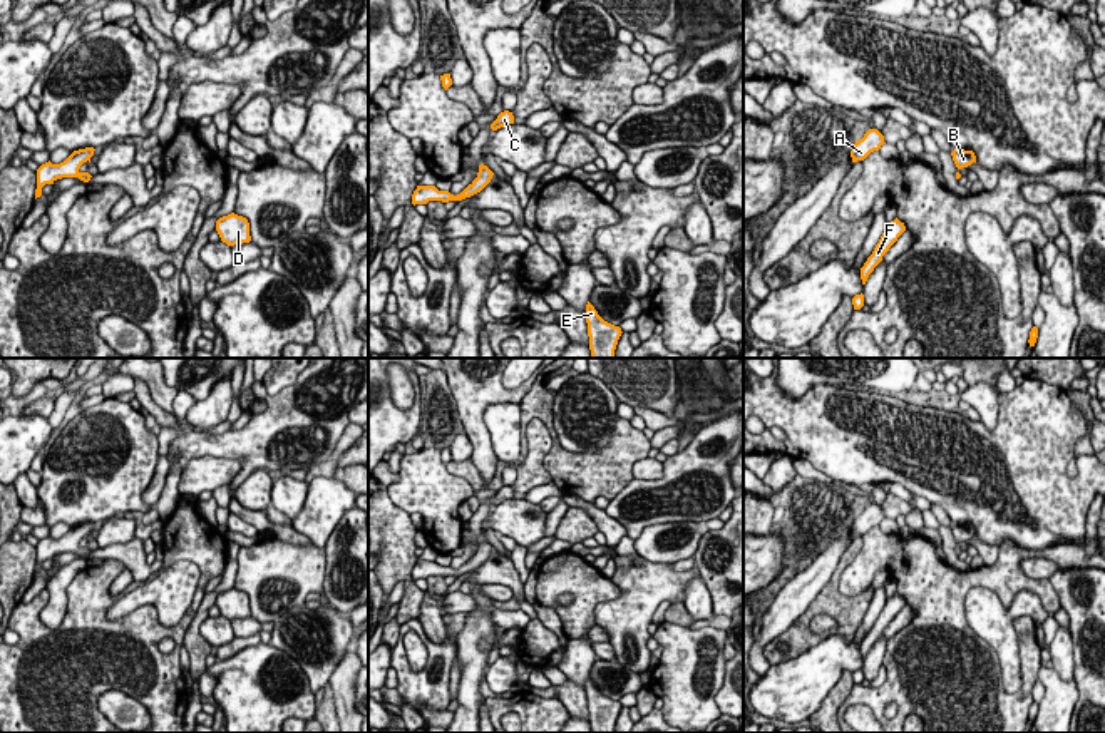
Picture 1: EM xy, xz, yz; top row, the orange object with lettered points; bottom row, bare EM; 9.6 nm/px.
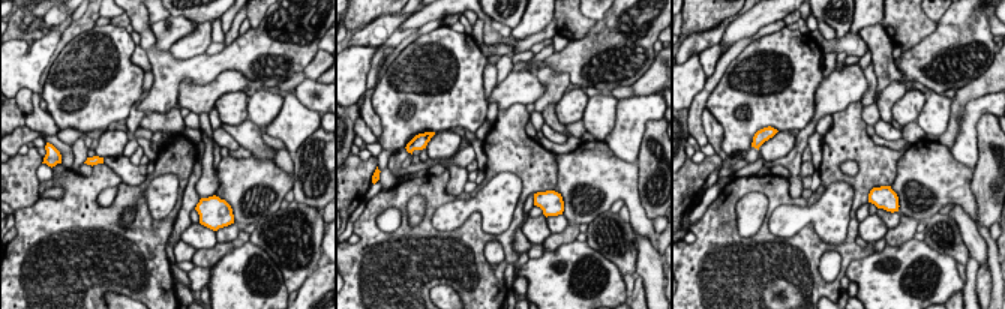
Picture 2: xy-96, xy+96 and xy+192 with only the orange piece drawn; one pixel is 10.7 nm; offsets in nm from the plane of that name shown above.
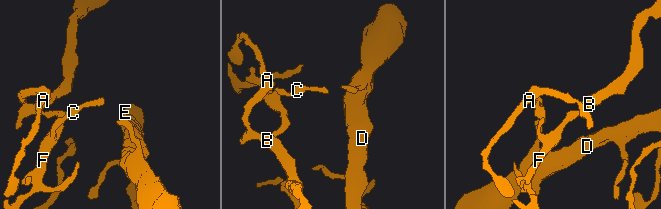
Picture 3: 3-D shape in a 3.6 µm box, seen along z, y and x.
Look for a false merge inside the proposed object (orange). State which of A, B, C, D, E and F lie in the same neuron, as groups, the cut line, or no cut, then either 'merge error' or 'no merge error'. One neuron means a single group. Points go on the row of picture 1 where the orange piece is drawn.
A B C D E F; no cut; no merge error

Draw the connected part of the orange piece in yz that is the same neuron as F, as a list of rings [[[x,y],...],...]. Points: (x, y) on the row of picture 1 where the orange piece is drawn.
[[[897,218],[886,224],[886,229],[876,244],[872,254],[867,258],[864,266],[861,268],[861,279],[862,284],[866,284],[869,274],[874,271],[874,268],[882,261],[882,256],[889,251],[889,248],[897,241],[897,238],[906,231],[904,223],[901,223]]]

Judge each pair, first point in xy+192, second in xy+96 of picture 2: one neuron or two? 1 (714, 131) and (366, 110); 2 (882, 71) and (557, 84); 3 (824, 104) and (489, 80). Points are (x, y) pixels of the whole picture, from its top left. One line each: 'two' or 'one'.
1: one
2: one
3: two

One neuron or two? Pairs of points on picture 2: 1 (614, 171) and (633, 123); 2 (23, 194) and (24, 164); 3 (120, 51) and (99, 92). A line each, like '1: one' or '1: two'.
1: two
2: one
3: one

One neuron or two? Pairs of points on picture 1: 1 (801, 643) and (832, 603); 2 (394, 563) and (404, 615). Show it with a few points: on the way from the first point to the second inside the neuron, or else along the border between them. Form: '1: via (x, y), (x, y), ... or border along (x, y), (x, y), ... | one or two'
1: via (801, 630), (804, 620), (819, 606) | one
2: via (406, 576), (409, 601) | one

